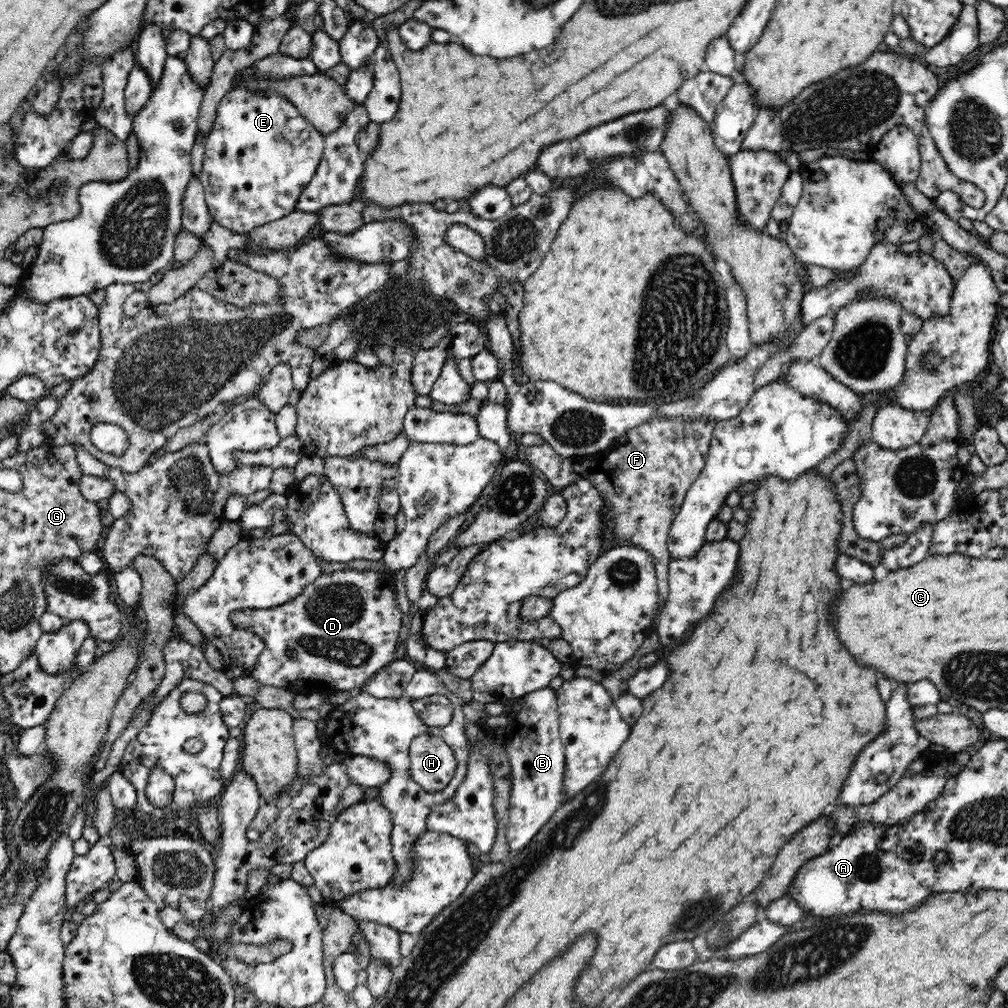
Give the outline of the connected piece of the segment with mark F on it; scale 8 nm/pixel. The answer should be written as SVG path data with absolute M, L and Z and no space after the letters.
M652 417L617 436L608 448L601 450L600 455L588 457L586 463L581 457L560 456L546 442L527 446L524 456L526 462L549 481L553 493L561 493L576 480L591 480L609 506L614 536L647 550L654 557L658 606L663 608L669 594L671 554L667 542L670 526L682 508L688 488L705 467L716 422L716 419L708 417L685 421Z

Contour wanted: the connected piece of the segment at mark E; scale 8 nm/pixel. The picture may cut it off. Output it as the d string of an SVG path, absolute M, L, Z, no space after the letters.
M242 87L230 89L218 103L214 124L212 130L205 138L205 151L202 172L199 174L200 182L204 187L205 201L209 208L211 218L218 224L235 233L248 234L251 230L262 226L263 224L284 218L295 211L296 201L303 191L303 188L311 181L315 175L319 162L323 157L325 147L325 136L319 133L296 109L294 104L290 103L286 97L274 92L252 91Z

